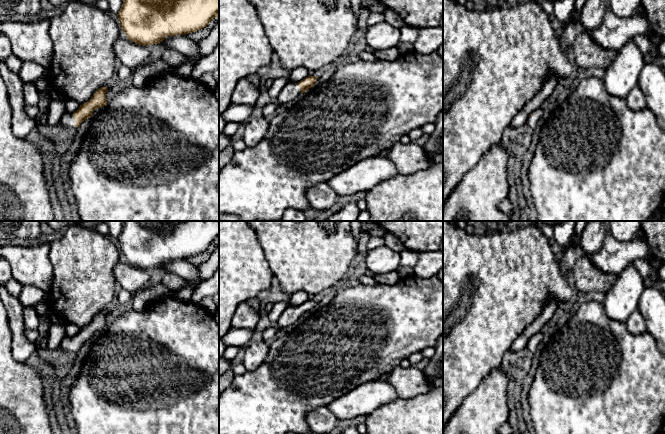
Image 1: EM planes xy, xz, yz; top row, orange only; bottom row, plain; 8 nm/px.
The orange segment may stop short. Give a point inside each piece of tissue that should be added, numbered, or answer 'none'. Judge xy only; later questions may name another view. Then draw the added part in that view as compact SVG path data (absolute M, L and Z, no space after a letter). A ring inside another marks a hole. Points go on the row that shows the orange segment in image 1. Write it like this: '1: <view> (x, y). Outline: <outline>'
1: xy (67, 120). Outline: M66 111L58 124L68 128L75 128L75 119L73 114Z

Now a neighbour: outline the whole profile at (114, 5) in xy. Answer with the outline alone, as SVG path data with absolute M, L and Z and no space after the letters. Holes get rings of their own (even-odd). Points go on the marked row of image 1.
M107 0L107 1L109 3L110 14L117 15L123 4L123 0Z

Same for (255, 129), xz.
M251 117L245 125L243 141L247 146L256 145L269 129L269 122L264 118Z

